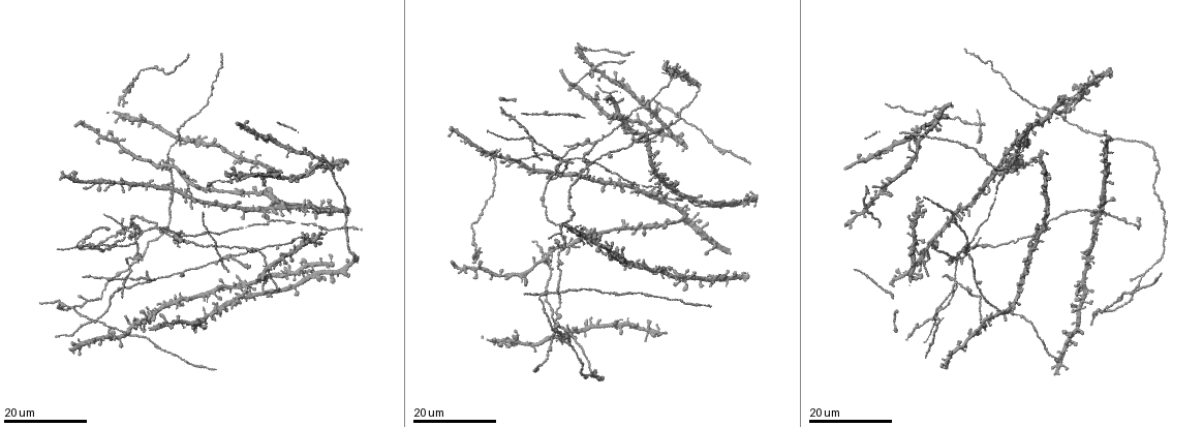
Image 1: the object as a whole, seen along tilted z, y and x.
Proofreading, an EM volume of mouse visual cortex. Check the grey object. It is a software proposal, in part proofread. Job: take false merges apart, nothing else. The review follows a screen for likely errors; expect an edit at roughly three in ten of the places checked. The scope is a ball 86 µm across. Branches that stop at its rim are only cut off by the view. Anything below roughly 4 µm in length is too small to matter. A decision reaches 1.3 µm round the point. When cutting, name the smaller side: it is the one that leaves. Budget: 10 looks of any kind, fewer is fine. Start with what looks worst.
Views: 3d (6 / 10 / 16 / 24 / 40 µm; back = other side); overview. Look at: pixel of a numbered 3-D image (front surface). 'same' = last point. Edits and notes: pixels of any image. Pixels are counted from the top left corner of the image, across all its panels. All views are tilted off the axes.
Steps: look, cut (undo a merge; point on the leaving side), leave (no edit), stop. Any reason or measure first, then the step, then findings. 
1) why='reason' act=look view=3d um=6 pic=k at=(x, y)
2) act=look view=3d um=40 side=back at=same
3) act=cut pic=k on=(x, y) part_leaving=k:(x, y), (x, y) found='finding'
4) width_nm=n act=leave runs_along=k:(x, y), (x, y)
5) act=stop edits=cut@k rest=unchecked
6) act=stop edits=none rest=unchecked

why='four arms meet' act=look view=3d um=16 pic=1 at=(553, 153)

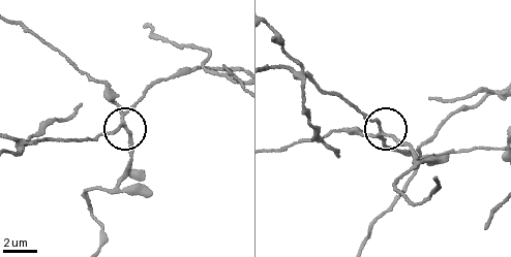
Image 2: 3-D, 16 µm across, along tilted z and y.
why='zoom in' act=look view=3d um=10 pic=2 at=(124, 127)

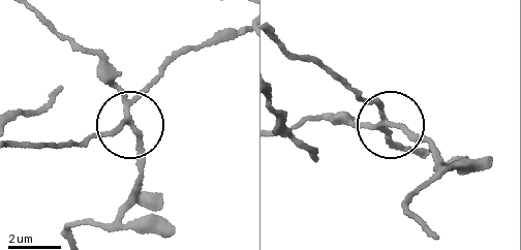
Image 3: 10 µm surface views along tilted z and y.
arms=4 act=cut pic=3 on=(109, 73) part_leaving=3:(127, 112), (138, 180), (108, 223), (73, 223), (69, 237) found='two neurons meet here'

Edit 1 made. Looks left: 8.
why='see it whole again' act=look view=overview

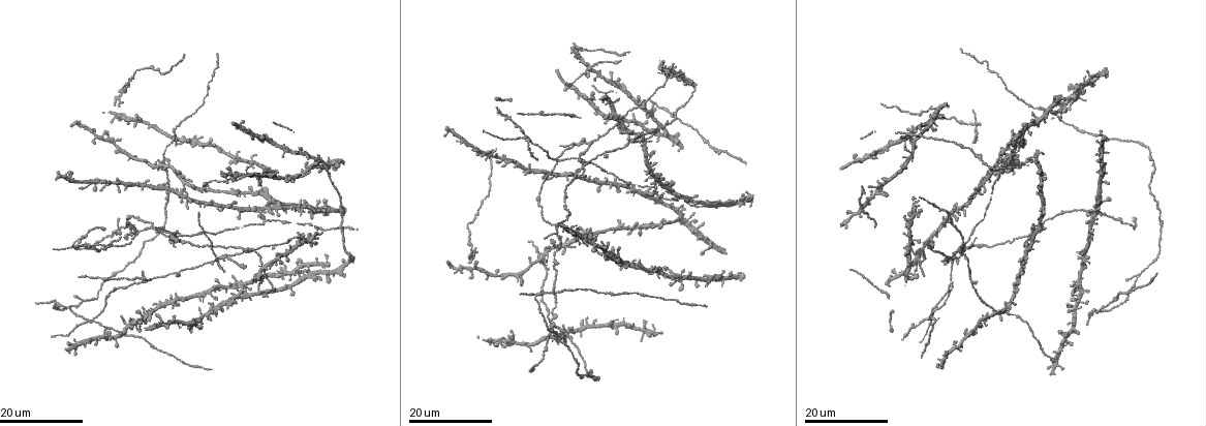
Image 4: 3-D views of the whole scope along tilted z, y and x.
why='four-way junction' act=look view=3d um=24 pic=4 at=(122, 90)

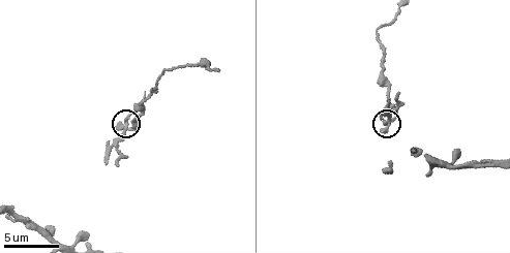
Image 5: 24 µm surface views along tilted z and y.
act=look view=3d um=10 pic=5 at=(388, 121)

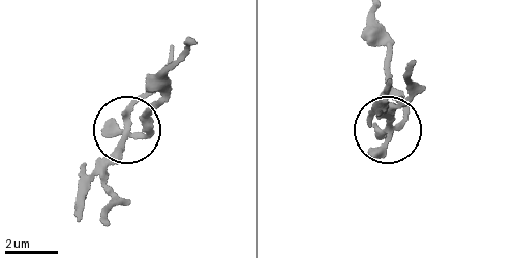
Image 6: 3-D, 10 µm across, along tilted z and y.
act=cut pic=6 on=(112, 161) part_leaving=6:(129, 133), (109, 176), (106, 223) found='two neurons meet here'

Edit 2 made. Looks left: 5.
act=look view=overview

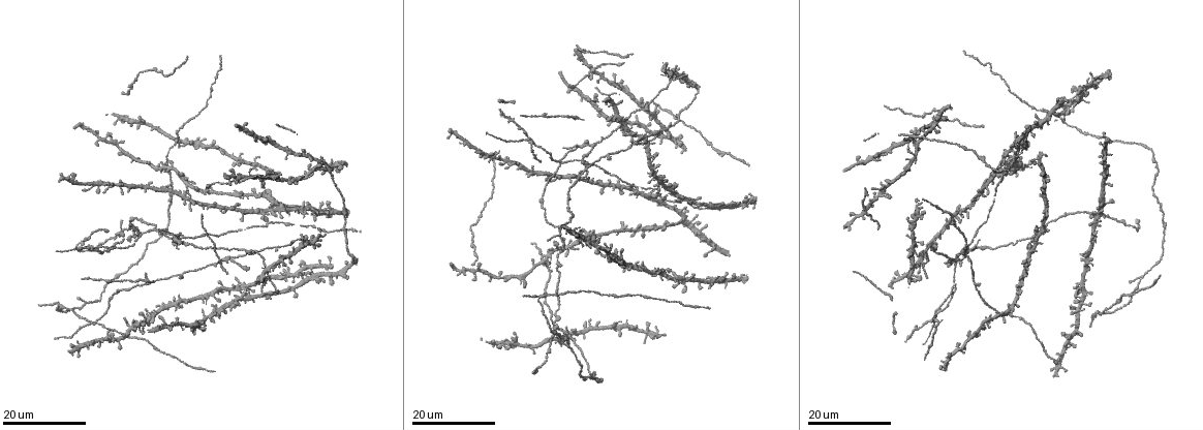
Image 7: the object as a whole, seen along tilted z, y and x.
act=look view=3d um=16 pic=7 at=(937, 307)

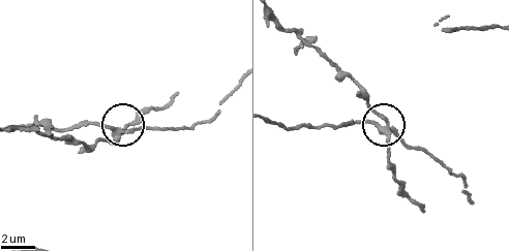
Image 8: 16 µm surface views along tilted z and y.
act=look view=3d um=10 pic=8 at=(382, 129)

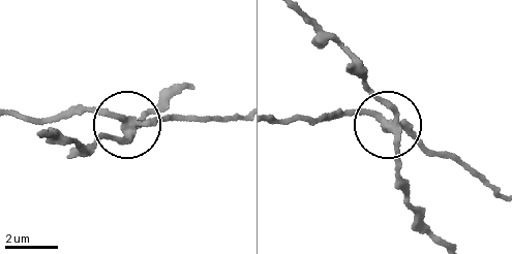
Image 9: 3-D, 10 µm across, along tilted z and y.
arms=3 act=cut pic=9 on=(113, 138) part_leaving=9:(390, 127), (387, 104), (363, 84), (337, 43), (301, 16) found='two neurons meet here'

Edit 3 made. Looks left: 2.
why='two arms in line, one across' act=look view=3d um=24 pic=7 at=(880, 151)

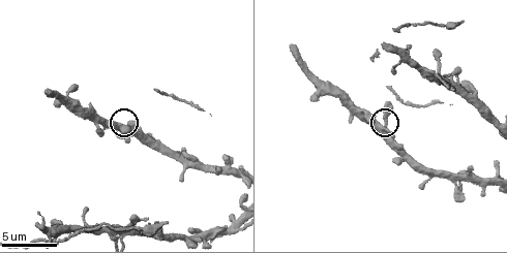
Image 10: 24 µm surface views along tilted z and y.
act=look view=3d um=6 pic=10 at=(384, 124)

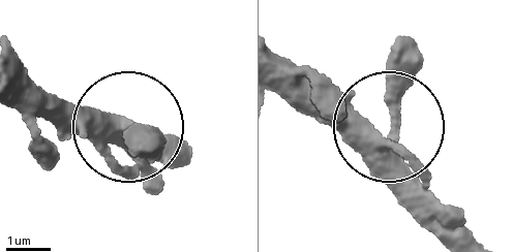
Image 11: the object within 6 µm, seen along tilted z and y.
width_nm=380 act=leave found='continuous, no second neuron'

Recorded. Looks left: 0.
act=stop edits=cut@3,cut@6,cut@9 rest=unchecked

